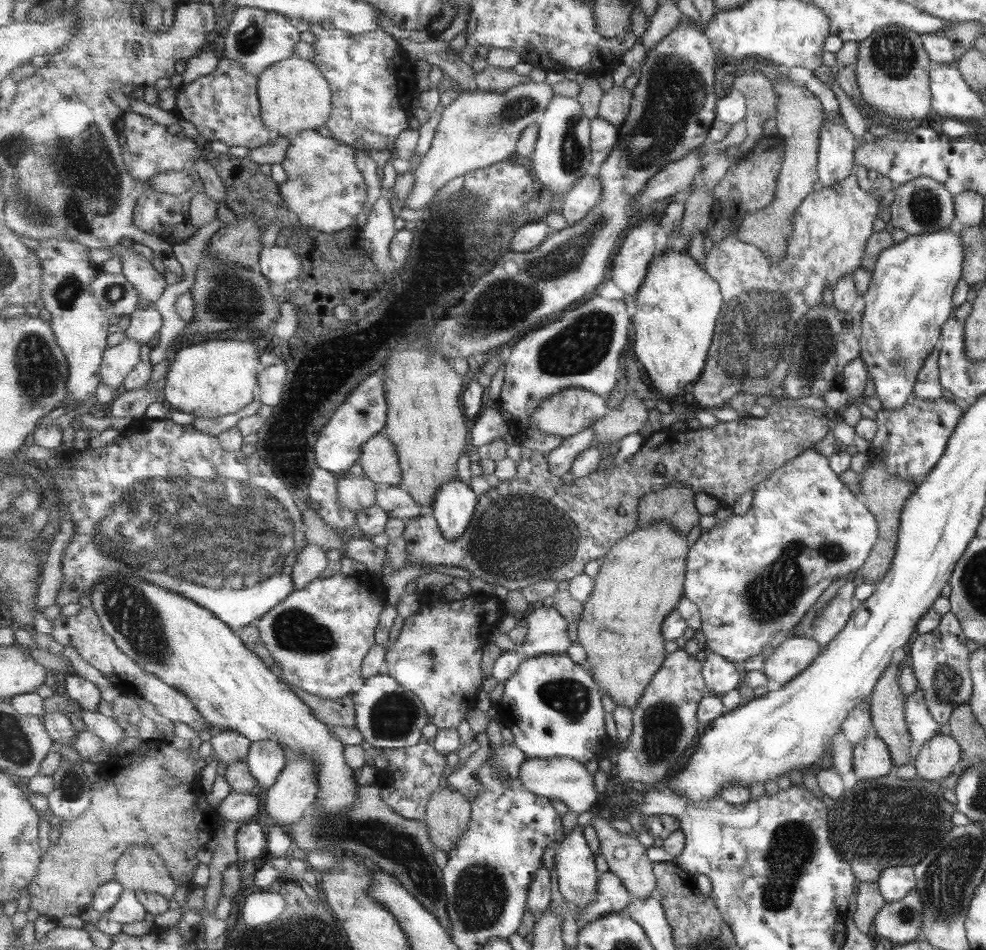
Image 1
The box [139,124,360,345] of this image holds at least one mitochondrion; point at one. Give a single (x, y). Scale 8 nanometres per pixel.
(231, 297)

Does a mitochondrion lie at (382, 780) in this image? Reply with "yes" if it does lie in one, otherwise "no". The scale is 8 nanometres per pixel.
no

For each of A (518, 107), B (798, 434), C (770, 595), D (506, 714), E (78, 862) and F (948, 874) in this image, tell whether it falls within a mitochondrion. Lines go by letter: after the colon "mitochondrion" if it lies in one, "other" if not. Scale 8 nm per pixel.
A: mitochondrion
B: other
C: mitochondrion
D: other
E: other
F: mitochondrion

